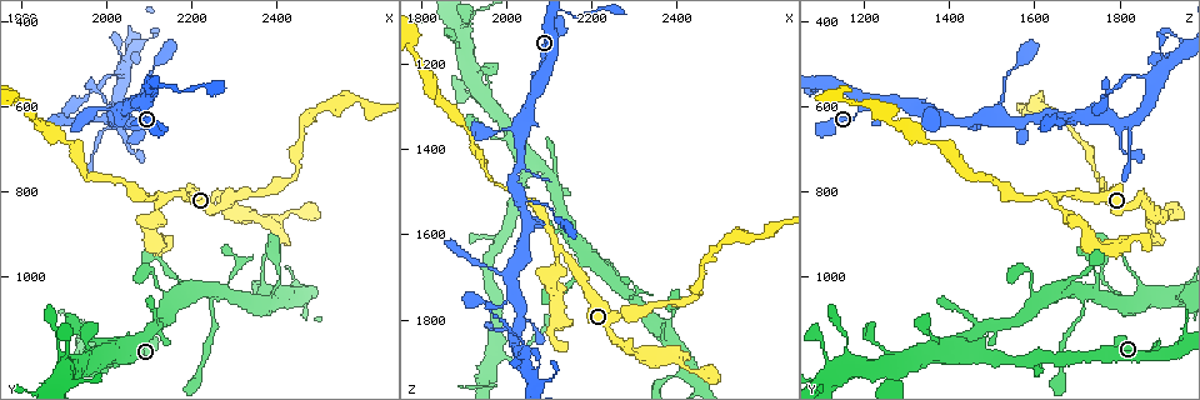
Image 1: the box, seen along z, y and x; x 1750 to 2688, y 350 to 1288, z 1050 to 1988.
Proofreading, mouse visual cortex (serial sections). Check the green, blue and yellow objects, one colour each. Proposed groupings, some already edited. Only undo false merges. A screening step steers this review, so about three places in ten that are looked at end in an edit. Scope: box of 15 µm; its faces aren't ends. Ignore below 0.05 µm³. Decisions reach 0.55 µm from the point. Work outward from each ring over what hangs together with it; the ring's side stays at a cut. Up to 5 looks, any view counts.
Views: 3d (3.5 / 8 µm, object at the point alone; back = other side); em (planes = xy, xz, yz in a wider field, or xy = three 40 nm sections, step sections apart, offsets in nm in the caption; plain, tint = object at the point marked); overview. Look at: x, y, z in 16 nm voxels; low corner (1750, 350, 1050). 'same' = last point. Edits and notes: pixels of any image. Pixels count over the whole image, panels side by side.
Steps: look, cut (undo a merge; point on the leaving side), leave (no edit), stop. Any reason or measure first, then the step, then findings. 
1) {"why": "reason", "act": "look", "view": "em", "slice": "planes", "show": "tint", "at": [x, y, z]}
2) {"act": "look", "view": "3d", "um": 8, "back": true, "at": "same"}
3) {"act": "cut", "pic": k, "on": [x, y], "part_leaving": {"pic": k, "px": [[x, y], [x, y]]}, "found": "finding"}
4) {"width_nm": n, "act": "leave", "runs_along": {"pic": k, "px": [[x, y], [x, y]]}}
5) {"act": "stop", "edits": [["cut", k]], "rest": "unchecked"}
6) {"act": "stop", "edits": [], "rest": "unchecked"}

{"why": "abrupt turn", "act": "look", "view": "3d", "um": 3.5, "at": [2255, 810, 1850]}

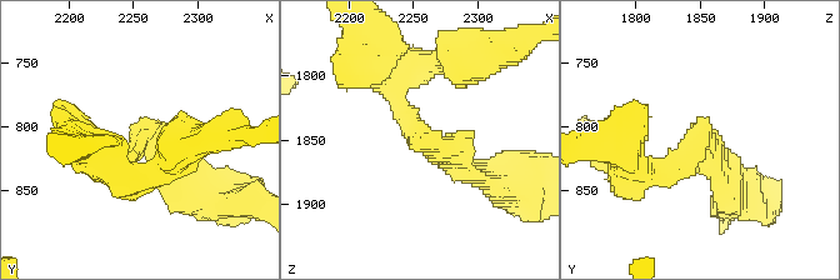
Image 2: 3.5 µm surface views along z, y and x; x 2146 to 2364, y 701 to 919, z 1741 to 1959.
{"act": "look", "view": "em", "slice": "xy", "step": 3, "show": "tint", "at": [2256, 810, 1852]}

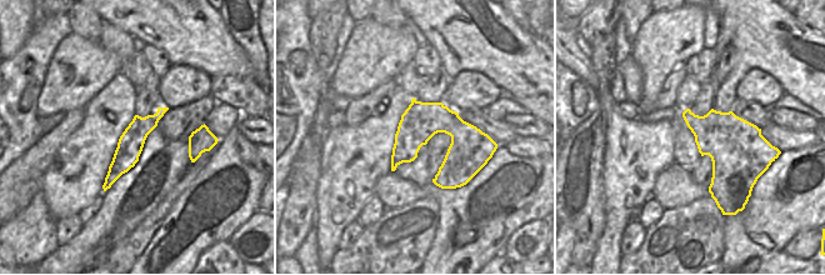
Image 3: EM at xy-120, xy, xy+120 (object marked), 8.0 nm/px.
{"arm_widths_nm": [250, 300], "act": "leave", "runs_along": {"pic": 3, "px": [[161, 110], [133, 139], [106, 185]]}, "found": "one cell here"}

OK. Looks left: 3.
{"why": "sudden change in width", "act": "look", "view": "3d", "um": 3.5, "at": [2375, 865, 1875]}

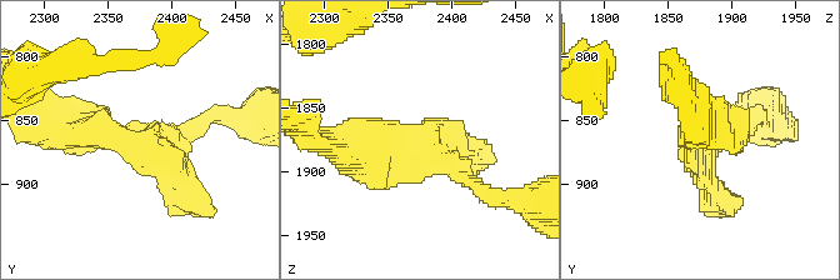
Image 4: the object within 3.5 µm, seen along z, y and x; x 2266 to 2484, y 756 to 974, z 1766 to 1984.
{"arms": 3, "arm_widths_nm": [200, 300, 450], "why": "now the EM", "act": "look", "view": "em", "slice": "xy", "step": 3, "show": "tint", "at": [2376, 864, 1872]}

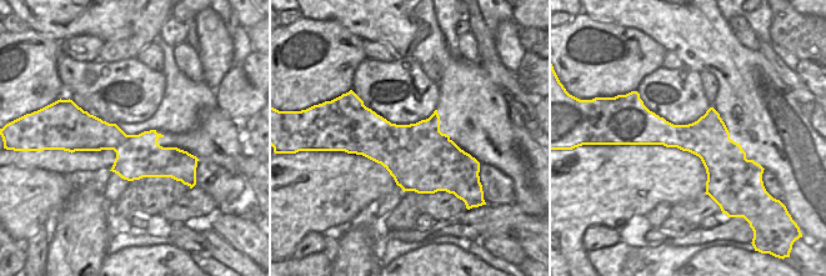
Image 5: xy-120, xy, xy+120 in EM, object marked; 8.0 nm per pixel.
{"act": "leave", "runs_along": {"pic": 4, "px": [[344, 154], [416, 135], [481, 189]]}, "found": "one cell here"}

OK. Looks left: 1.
{"act": "stop", "edits": [], "rest": "unchecked"}

